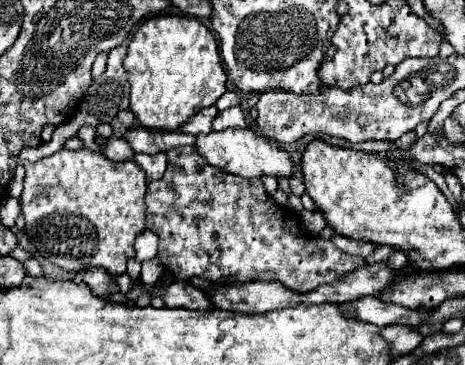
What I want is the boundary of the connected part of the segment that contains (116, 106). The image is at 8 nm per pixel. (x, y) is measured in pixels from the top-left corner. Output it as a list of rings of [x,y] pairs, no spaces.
[[[126,45],[114,47],[114,49],[110,51],[106,71],[104,71],[100,77],[96,77],[94,83],[88,87],[86,97],[84,97],[84,101],[80,103],[80,107],[78,107],[78,111],[74,113],[74,117],[72,117],[68,123],[56,127],[54,133],[52,133],[52,139],[50,139],[48,143],[42,143],[42,145],[36,147],[36,149],[24,149],[24,151],[20,153],[20,161],[22,161],[22,163],[26,163],[26,161],[36,161],[36,159],[42,159],[42,157],[48,157],[48,155],[60,151],[62,145],[64,145],[64,141],[66,141],[68,137],[76,135],[82,125],[98,127],[100,123],[110,123],[120,111],[124,111],[124,109],[130,107],[130,85],[128,85],[128,79],[126,79],[126,71],[124,71],[124,67],[122,67],[124,57],[126,57]]]

